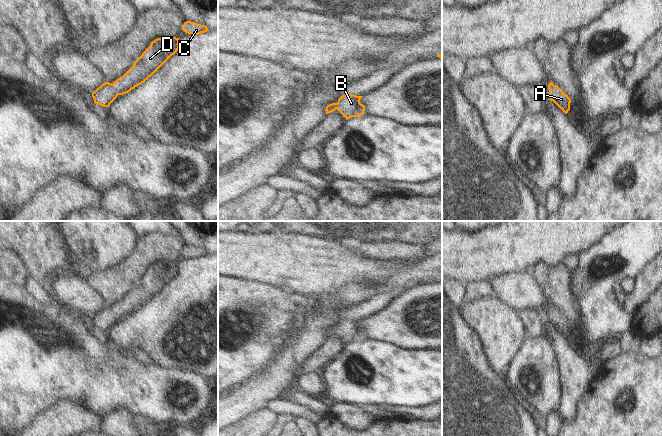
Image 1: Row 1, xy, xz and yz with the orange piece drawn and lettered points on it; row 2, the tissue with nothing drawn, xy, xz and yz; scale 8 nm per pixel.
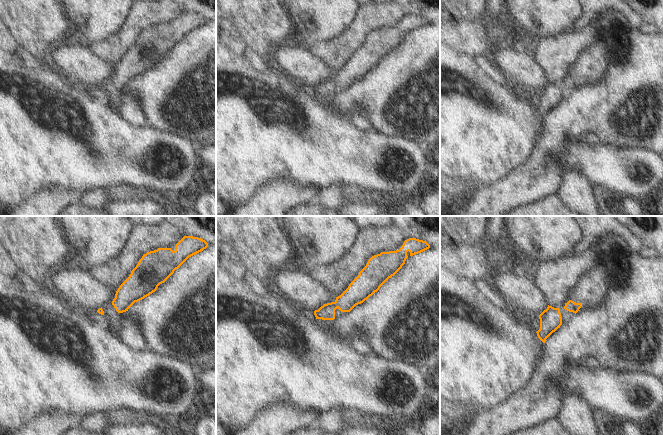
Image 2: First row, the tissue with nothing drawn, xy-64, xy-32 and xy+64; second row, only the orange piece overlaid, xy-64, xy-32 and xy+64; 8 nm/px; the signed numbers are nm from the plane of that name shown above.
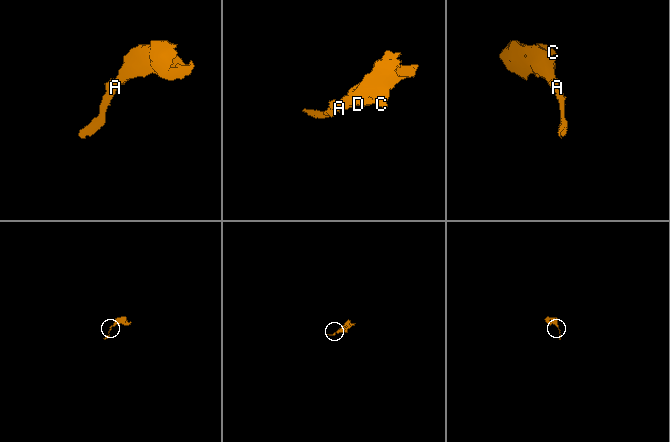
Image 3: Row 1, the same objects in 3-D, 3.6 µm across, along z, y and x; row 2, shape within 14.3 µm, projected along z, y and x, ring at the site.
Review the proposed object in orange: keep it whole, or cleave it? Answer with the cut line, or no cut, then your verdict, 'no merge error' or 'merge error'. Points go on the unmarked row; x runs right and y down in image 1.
cut none; no merge error

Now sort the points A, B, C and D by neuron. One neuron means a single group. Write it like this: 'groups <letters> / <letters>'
groups A B C D

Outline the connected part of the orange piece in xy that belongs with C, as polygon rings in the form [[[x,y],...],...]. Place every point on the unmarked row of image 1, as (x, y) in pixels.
[[[186,245],[183,249],[182,249],[182,254],[186,257],[188,257],[189,259],[199,259],[201,257],[205,257],[207,256],[209,253],[207,252],[207,250],[205,249],[201,249],[195,246],[191,246],[191,245]]]

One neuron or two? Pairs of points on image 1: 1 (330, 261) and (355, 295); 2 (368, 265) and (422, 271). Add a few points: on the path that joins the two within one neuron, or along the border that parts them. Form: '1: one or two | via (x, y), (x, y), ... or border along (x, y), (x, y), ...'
1: two | border along (371, 283), (359, 280), (326, 294)
2: one | via (381, 271), (409, 271)

